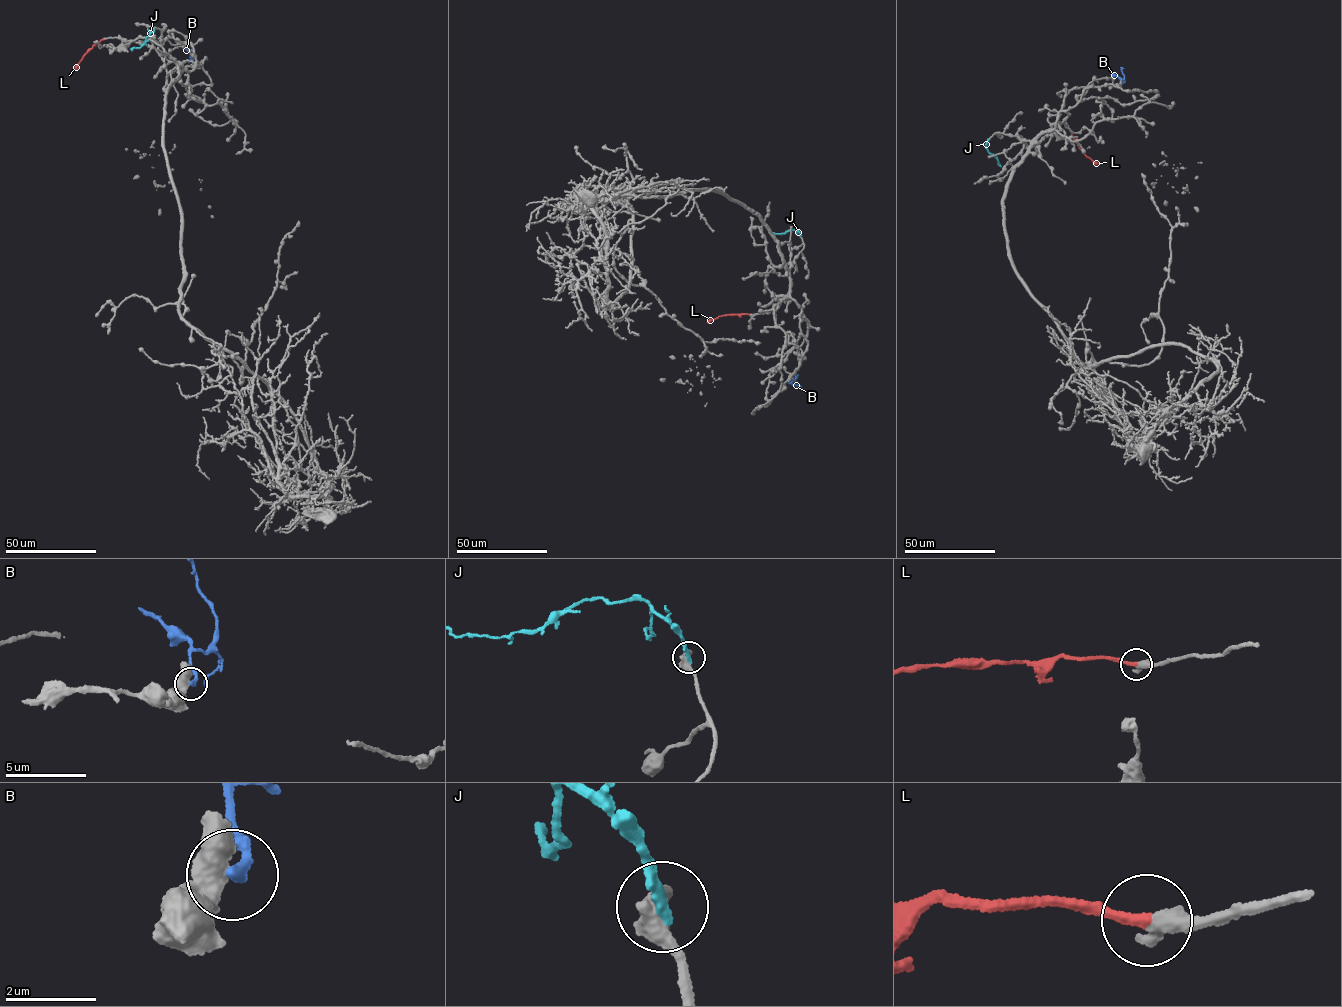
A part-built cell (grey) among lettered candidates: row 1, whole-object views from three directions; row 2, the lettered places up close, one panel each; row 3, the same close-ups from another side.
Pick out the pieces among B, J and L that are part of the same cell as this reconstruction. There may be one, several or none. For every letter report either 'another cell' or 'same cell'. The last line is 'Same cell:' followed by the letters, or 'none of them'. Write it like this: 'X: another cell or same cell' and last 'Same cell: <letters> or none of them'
B: another cell
J: another cell
L: same cell
Same cell: L

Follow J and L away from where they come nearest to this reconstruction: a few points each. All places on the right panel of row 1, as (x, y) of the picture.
J: (988, 139), (988, 151), (1001, 166)
L: (1071, 132), (1083, 152), (1098, 164)

